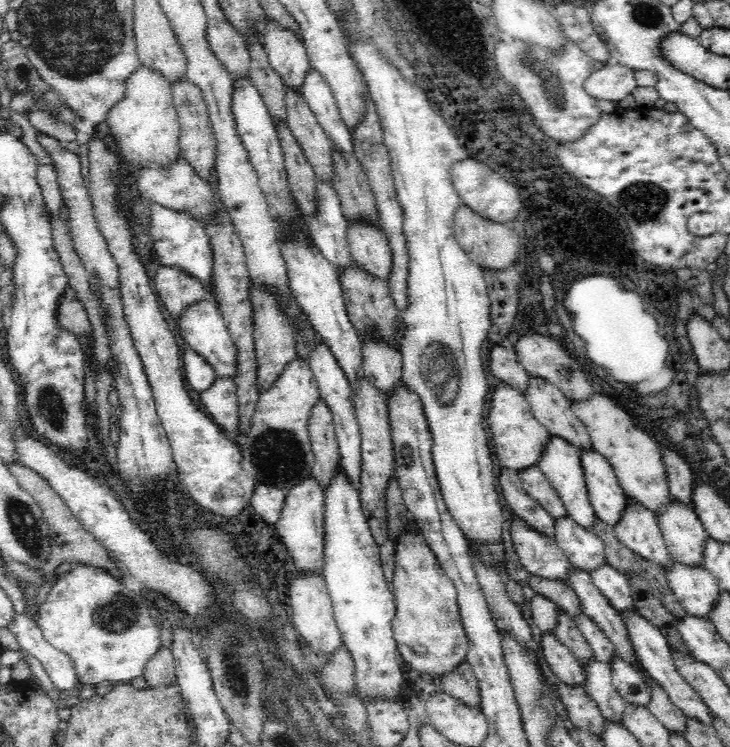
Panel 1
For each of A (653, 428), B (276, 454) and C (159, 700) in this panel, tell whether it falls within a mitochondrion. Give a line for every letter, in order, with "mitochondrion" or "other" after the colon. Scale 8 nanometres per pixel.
A: other
B: mitochondrion
C: other

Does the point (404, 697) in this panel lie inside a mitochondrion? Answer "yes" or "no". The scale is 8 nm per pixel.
no

